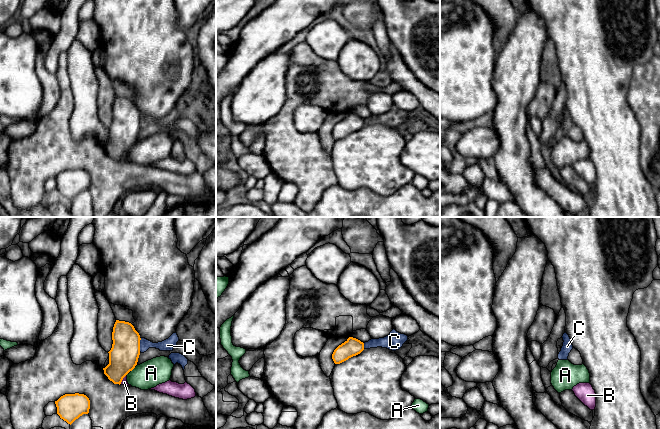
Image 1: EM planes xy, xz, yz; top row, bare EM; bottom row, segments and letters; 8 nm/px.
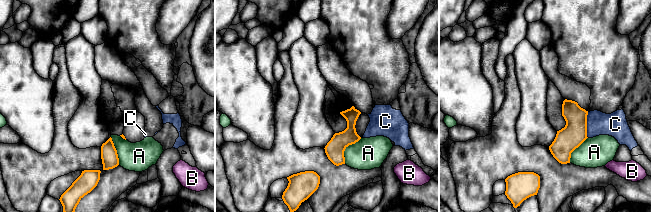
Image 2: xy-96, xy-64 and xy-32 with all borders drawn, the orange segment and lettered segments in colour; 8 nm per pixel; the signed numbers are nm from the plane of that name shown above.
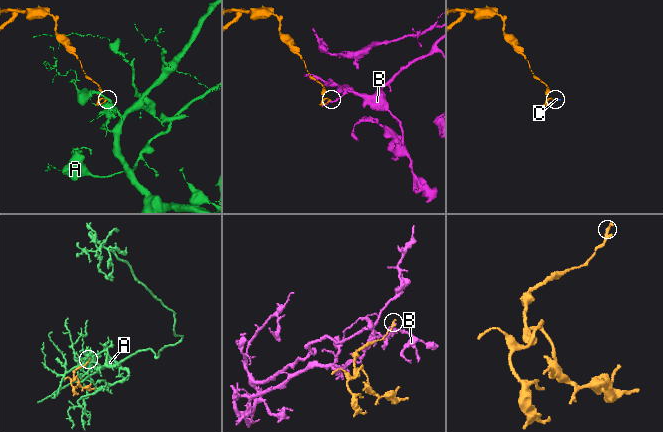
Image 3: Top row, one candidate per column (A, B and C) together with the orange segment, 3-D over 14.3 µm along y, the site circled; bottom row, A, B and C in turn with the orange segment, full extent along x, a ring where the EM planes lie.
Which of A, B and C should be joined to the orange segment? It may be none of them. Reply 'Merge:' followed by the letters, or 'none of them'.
Merge: none of them

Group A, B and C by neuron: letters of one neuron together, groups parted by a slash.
A / B / C

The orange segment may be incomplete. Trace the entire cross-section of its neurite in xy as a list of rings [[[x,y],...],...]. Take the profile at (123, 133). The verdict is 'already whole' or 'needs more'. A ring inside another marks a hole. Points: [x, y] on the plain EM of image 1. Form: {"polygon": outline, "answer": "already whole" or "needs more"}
{"polygon": [[[116,96],[112,108],[112,124],[109,129],[109,140],[103,144],[104,150],[114,160],[121,160],[123,154],[137,141],[140,131],[140,111],[134,102],[125,97]]], "answer": "already whole"}

